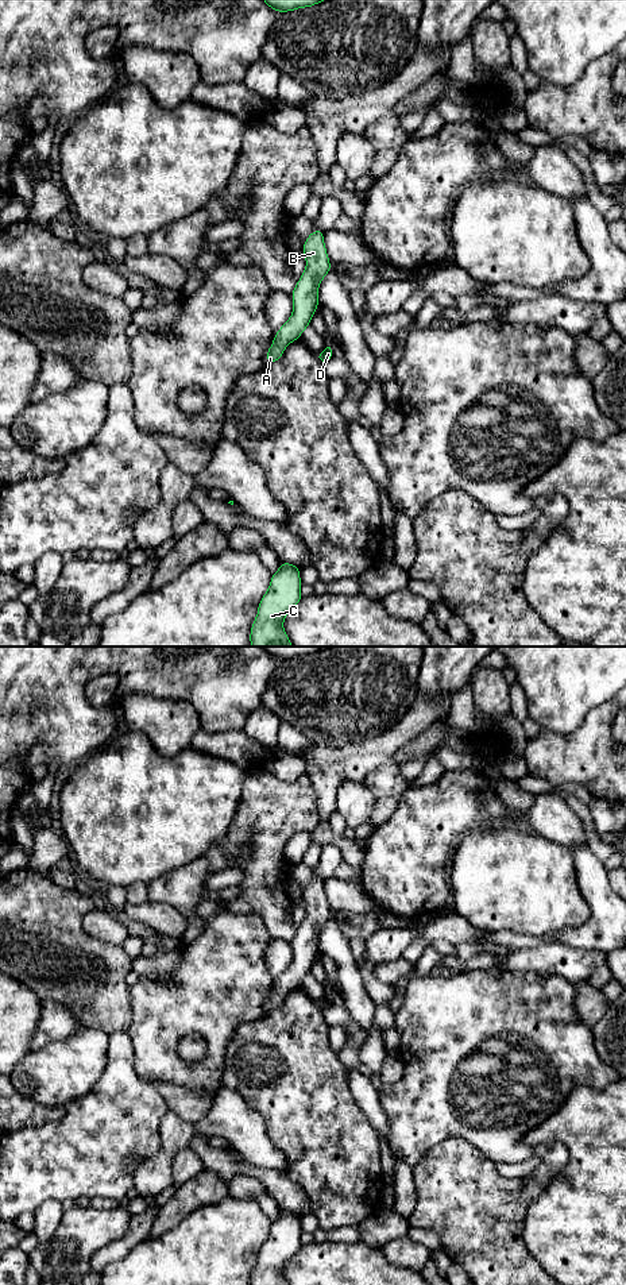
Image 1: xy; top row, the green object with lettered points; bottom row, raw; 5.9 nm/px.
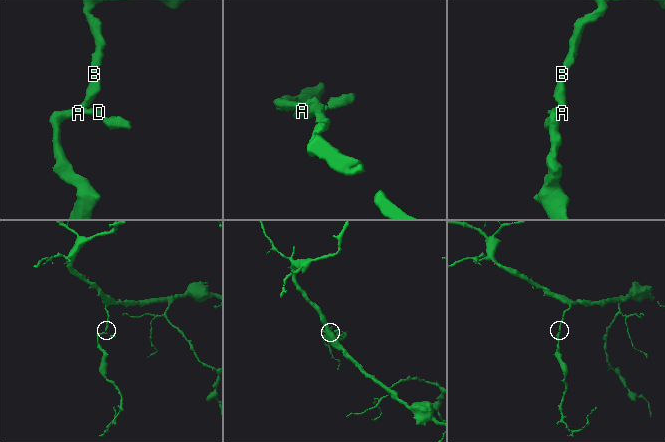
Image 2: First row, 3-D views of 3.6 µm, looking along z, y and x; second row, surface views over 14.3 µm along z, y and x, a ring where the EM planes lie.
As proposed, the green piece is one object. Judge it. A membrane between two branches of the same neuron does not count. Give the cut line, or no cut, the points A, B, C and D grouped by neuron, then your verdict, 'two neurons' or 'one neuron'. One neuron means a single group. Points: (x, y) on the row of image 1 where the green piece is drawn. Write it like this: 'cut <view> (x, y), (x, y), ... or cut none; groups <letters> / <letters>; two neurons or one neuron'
cut none; groups A B C D; one neuron

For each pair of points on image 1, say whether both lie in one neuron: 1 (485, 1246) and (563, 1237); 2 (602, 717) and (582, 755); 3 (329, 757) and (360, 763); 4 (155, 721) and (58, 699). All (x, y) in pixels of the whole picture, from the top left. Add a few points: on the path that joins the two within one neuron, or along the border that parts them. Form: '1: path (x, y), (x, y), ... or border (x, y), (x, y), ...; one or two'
1: border (526, 1210), (522, 1241), (543, 1266); two
2: path (596, 726), (591, 745); one
3: path (337, 763), (352, 763); one
4: border (150, 695), (123, 694), (119, 707); two

